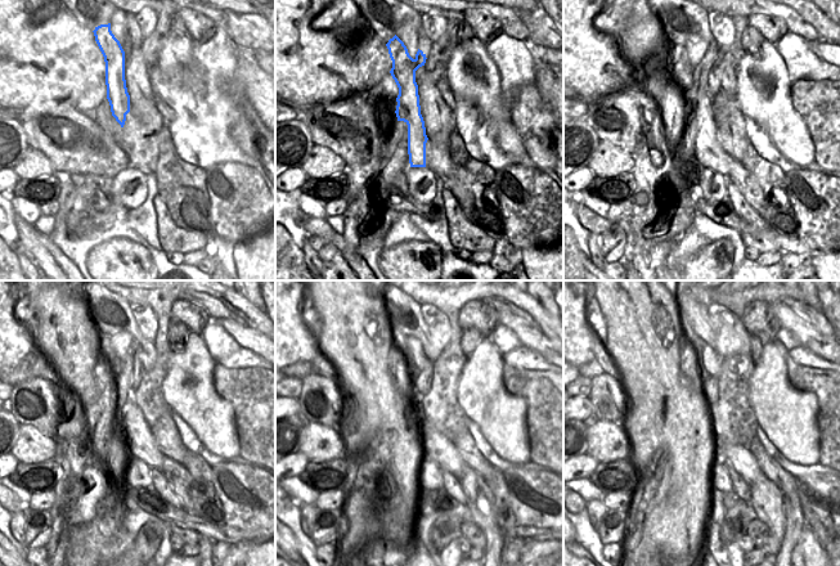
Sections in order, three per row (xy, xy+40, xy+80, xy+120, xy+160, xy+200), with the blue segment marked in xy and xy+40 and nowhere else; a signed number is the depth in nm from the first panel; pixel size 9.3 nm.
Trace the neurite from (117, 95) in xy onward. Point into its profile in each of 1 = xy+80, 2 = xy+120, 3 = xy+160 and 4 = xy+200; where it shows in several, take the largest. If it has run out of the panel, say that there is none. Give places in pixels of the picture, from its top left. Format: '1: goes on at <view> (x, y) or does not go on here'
1: goes on at xy+80 (709, 153)
2: goes on at xy+120 (143, 445)
3: goes on at xy+160 (439, 449)
4: goes on at xy+200 (766, 499)

